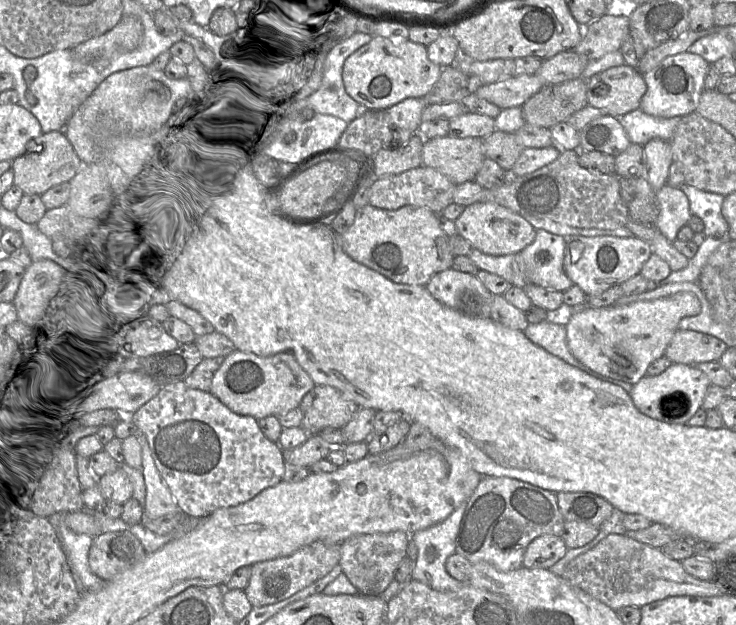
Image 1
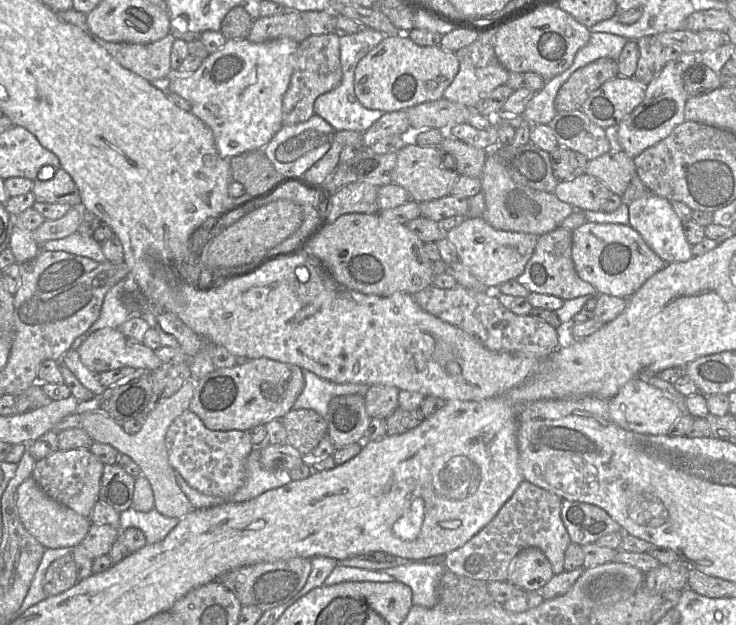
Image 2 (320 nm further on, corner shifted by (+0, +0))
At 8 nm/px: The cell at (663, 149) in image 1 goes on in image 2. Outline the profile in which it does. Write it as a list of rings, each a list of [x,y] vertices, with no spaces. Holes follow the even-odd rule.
[[[647,192],[644,196],[632,201],[627,206],[629,210],[628,225],[640,234],[645,243],[666,264],[686,262],[693,257],[692,246],[688,243],[683,232],[683,222],[674,212],[671,201],[652,192]]]

